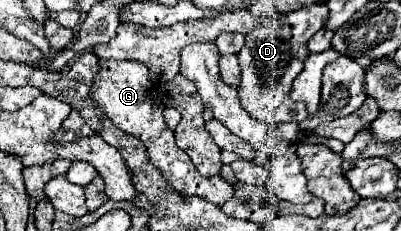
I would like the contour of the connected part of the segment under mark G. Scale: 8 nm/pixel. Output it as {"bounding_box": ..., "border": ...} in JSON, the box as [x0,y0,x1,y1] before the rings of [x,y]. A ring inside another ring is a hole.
{"bounding_box":[90,60,234,206],"border":[[[100,60],[100,70],[94,78],[94,88],[90,90],[94,102],[102,108],[102,112],[122,130],[136,136],[144,142],[150,162],[160,168],[168,184],[184,196],[200,196],[218,206],[228,202],[234,196],[234,186],[228,184],[222,176],[206,178],[196,172],[190,156],[180,150],[174,142],[174,132],[166,126],[164,120],[164,102],[158,96],[154,84],[148,80],[148,68],[142,62],[134,60]]]}

